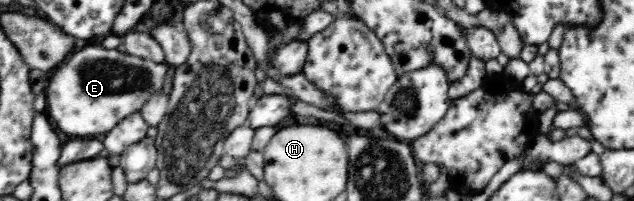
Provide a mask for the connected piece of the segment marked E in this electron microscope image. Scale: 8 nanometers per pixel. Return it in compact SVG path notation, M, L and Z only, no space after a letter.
M97 41L81 43L51 74L46 101L50 120L64 138L101 138L124 118L139 113L151 95L162 93L169 74L167 62L153 62L117 49L103 49Z

